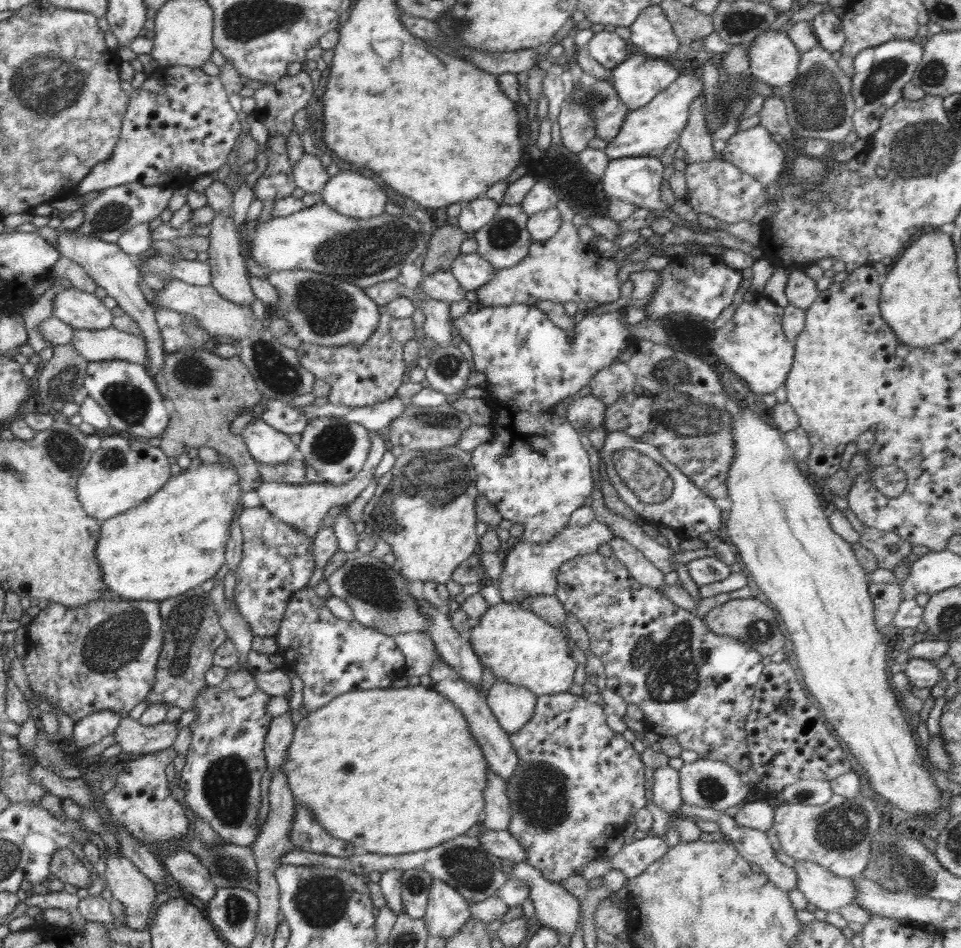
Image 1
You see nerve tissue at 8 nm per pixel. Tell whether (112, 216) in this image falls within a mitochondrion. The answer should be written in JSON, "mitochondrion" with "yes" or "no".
{"mitochondrion":"yes"}

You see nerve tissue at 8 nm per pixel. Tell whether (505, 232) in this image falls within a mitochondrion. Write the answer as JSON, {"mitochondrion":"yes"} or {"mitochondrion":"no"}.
{"mitochondrion":"yes"}

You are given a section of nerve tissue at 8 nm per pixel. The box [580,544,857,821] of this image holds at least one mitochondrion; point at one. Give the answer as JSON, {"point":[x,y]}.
{"point":[671,665]}

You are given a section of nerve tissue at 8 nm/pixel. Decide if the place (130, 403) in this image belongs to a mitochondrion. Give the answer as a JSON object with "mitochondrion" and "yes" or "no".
{"mitochondrion":"yes"}

